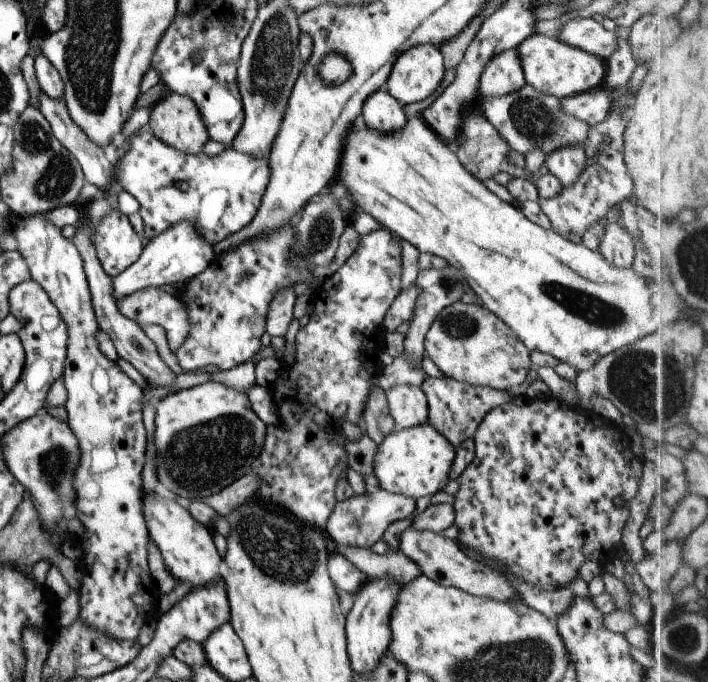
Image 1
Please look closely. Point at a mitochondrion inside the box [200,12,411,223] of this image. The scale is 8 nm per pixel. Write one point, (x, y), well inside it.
(331, 67)

